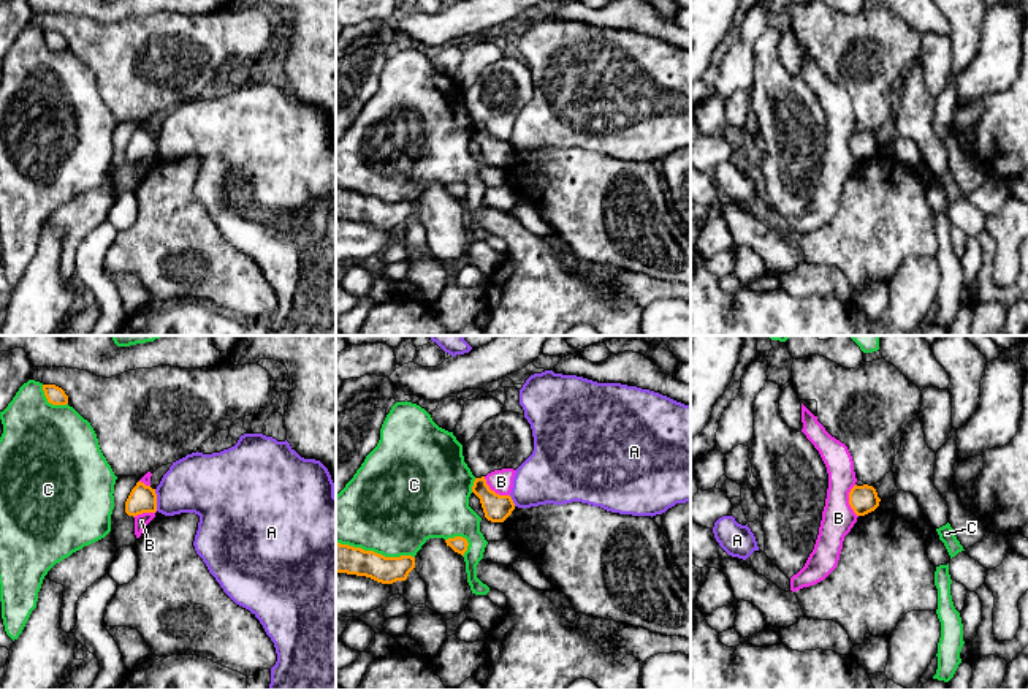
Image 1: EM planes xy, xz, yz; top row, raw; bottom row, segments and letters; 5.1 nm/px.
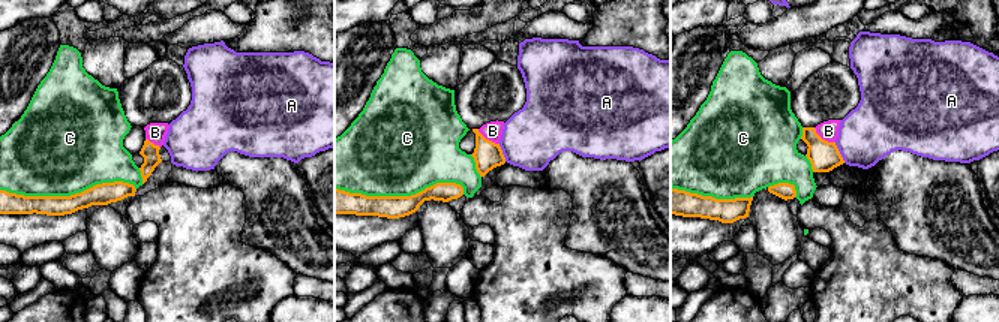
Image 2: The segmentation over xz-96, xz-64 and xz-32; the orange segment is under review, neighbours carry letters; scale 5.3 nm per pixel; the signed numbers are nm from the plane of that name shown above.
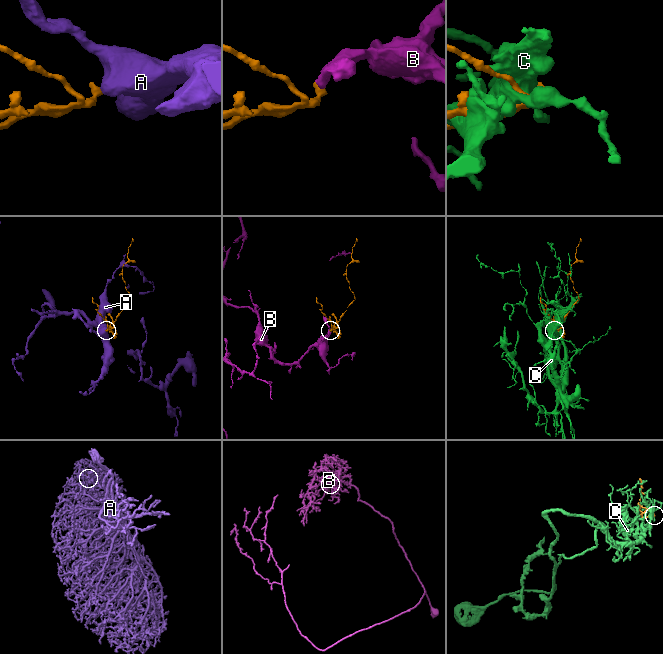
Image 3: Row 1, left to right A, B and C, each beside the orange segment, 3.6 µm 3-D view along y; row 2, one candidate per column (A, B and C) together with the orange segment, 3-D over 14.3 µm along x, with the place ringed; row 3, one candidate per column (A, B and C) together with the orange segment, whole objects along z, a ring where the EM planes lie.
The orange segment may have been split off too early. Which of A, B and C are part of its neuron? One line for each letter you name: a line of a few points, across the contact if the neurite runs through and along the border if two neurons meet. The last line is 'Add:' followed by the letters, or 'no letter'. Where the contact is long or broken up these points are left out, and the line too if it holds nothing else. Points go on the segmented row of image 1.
Add: no letter

